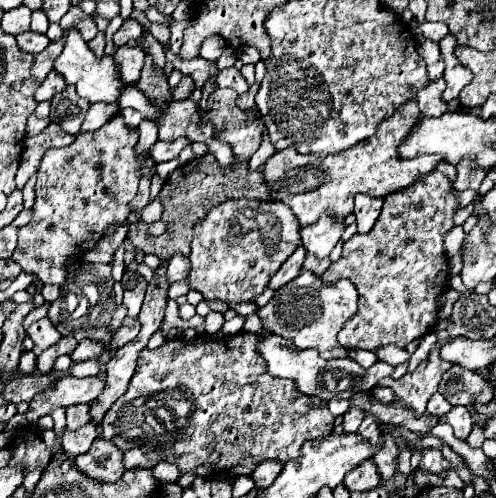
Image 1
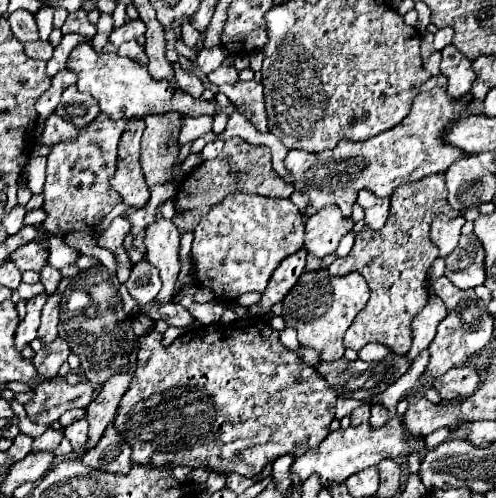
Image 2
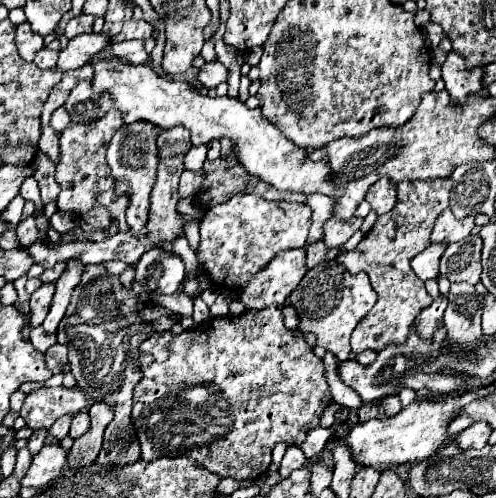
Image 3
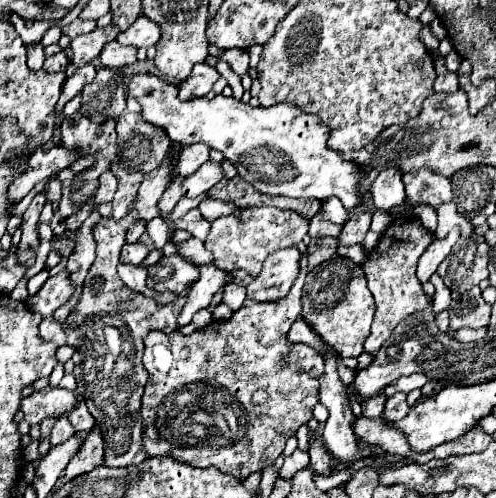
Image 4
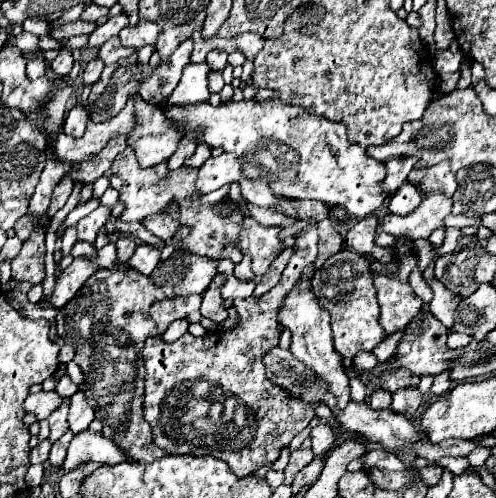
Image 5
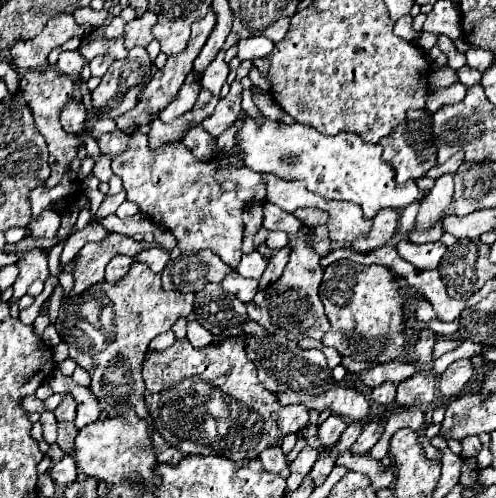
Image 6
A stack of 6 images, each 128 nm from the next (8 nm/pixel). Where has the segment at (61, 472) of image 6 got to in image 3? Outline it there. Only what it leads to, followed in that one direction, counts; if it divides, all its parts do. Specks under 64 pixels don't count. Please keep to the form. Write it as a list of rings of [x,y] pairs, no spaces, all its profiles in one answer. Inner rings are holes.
[[[60,416],[60,420],[56,420],[52,424],[52,428],[48,430],[50,436],[56,436],[58,440],[64,440],[70,432],[70,422],[72,422],[72,416]]]

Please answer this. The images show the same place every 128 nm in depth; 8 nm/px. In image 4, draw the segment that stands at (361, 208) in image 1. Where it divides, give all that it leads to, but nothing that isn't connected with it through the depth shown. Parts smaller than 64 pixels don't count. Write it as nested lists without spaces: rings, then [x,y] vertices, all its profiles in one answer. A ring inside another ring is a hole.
[[[398,168],[382,170],[376,180],[370,186],[372,200],[376,208],[390,212],[390,208],[404,202],[404,184],[402,184],[402,172]]]

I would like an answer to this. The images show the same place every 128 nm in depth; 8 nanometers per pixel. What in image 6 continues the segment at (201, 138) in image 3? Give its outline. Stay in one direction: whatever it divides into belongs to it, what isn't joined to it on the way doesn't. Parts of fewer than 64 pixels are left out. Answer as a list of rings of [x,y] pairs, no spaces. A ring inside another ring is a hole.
[[[248,116],[236,134],[236,142],[242,148],[244,162],[254,172],[270,172],[286,180],[304,180],[306,188],[320,194],[326,200],[350,200],[356,202],[366,218],[374,218],[386,206],[406,208],[412,202],[422,202],[430,190],[420,190],[416,180],[408,184],[396,182],[394,168],[382,160],[382,146],[360,140],[356,134],[324,136],[312,126],[304,124],[278,124],[264,118],[264,126],[258,128]]]

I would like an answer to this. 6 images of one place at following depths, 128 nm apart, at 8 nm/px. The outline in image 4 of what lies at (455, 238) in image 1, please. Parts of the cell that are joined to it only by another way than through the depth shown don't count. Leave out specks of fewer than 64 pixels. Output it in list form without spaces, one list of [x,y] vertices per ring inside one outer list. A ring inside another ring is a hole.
[[[448,202],[448,204],[442,204],[438,210],[438,230],[436,230],[436,238],[444,238],[454,226],[460,226],[462,228],[462,234],[464,238],[472,234],[472,226],[466,218],[462,218],[458,212],[456,212],[456,204],[454,202]]]

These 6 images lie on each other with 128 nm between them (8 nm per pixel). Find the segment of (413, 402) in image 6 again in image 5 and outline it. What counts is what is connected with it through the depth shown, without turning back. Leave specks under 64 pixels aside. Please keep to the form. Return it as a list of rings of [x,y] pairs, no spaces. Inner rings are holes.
[[[404,388],[404,390],[398,390],[394,396],[392,396],[392,410],[398,412],[398,414],[404,414],[404,416],[412,416],[424,402],[424,396],[418,392],[418,388]]]

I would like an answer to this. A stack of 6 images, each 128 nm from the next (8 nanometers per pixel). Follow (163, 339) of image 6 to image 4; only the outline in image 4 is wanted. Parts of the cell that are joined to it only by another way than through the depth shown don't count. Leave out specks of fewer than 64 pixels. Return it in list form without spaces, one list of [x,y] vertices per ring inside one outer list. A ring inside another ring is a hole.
[[[200,266],[200,278],[194,282],[192,292],[188,294],[188,302],[182,308],[178,316],[178,328],[190,324],[192,316],[200,310],[206,308],[212,300],[212,296],[226,284],[226,272],[214,266]]]

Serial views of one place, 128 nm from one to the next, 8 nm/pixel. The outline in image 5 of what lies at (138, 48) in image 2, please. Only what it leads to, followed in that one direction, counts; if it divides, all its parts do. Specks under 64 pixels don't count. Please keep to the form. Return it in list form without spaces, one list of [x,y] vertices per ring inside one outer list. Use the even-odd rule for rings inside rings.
[[[116,36],[116,38],[108,40],[108,42],[104,42],[104,44],[100,46],[100,50],[96,52],[96,56],[98,56],[106,66],[110,66],[110,64],[116,64],[120,58],[128,58],[132,52],[134,52],[134,50],[132,50],[132,48],[124,48],[124,46],[120,44],[120,38]]]

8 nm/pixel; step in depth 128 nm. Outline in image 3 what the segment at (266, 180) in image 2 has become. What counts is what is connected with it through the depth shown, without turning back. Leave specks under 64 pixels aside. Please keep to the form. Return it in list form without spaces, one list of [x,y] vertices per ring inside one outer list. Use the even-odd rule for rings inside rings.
[[[232,154],[228,160],[214,160],[214,162],[206,162],[206,192],[210,192],[210,198],[200,196],[200,202],[210,200],[210,206],[214,202],[224,202],[230,200],[234,194],[246,192],[246,194],[256,194],[264,200],[288,200],[288,202],[306,202],[304,194],[294,194],[294,192],[280,192],[276,188],[272,188],[270,184],[264,184],[262,180],[256,180],[252,176],[248,176],[248,172],[244,172],[244,168],[236,162],[236,156]]]

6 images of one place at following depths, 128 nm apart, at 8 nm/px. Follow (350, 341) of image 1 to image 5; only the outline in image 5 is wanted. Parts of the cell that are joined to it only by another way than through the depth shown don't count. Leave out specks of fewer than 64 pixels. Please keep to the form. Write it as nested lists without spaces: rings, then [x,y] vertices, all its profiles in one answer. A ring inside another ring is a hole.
[[[448,160],[432,166],[432,168],[414,168],[408,176],[408,182],[416,184],[416,180],[420,180],[424,192],[442,190],[446,196],[452,196],[456,192],[456,186],[458,186],[456,176],[450,170]],[[408,254],[398,264],[398,276],[374,276],[374,284],[378,288],[378,304],[382,308],[380,324],[386,334],[402,330],[420,312],[422,306],[422,300],[414,294],[408,284],[408,274],[418,264],[418,258],[414,254]]]

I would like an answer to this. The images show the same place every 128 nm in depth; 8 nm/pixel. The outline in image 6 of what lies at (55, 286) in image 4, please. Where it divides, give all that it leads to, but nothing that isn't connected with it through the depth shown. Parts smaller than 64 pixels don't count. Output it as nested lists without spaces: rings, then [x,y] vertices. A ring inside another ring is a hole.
[[[108,234],[100,242],[86,244],[76,256],[76,270],[72,272],[72,276],[74,276],[72,294],[80,294],[88,286],[104,280],[104,268],[116,254],[134,258],[140,250],[144,250],[142,242],[136,242],[122,234]]]

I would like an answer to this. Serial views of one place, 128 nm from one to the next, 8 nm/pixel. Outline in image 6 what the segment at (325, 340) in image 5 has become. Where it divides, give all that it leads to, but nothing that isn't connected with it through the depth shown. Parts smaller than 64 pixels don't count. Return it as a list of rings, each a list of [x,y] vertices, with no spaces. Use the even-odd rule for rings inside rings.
[[[304,226],[302,232],[296,232],[290,238],[290,262],[284,268],[284,274],[280,276],[280,280],[260,290],[254,296],[254,300],[246,304],[250,320],[258,322],[270,334],[280,334],[294,342],[298,342],[300,338],[308,338],[308,336],[320,340],[330,328],[330,322],[324,314],[324,306],[318,296],[324,270],[318,264],[320,256],[308,246],[308,234],[310,234],[310,226]]]

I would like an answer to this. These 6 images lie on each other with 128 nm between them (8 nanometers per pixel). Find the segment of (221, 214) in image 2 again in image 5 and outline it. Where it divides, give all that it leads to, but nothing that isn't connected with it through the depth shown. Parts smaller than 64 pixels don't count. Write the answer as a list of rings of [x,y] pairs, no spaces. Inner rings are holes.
[[[244,218],[238,246],[242,254],[248,254],[252,258],[252,270],[256,276],[262,276],[272,264],[272,260],[280,254],[282,242],[278,238],[278,232],[280,228],[276,226],[266,228],[252,218]]]

